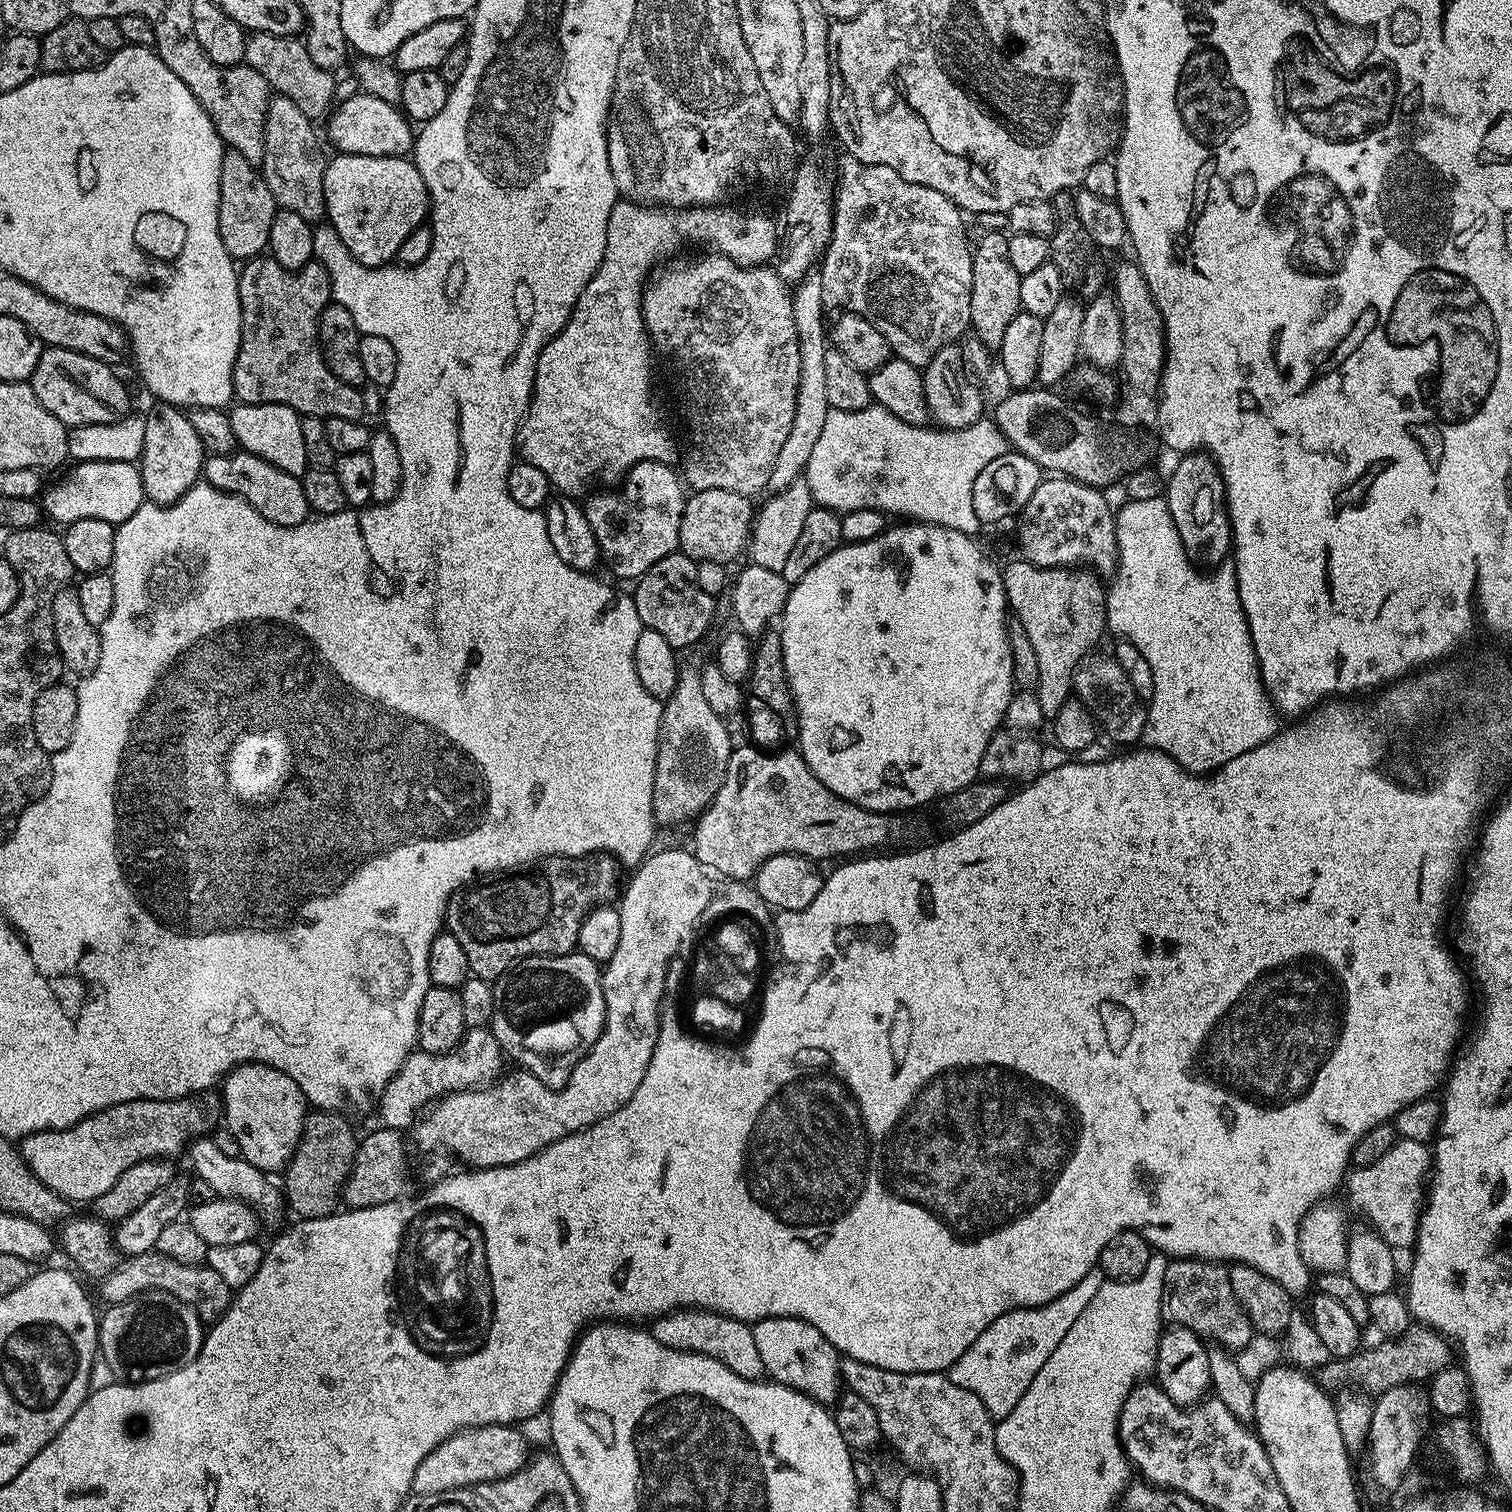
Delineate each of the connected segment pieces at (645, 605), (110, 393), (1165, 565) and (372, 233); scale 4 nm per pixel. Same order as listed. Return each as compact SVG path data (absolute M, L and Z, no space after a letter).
M677 550L666 554L666 558L654 562L650 570L641 574L634 584L636 592L631 593L638 618L645 628L662 634L662 638L666 638L666 642L670 642L670 646L677 650L698 643L707 634L708 627L716 616L717 597L702 590L696 566L697 561L691 560L685 552Z
M45 347L30 381L38 402L66 426L109 424L129 415L128 388L116 377L117 369L98 358L65 348Z
M1163 495L1160 496L1144 496L1141 500L1132 500L1129 504L1124 504L1115 513L1116 518L1116 571L1111 577L1110 583L1106 590L1106 603L1108 605L1108 623L1106 625L1109 633L1113 632L1113 637L1121 640L1128 640L1134 646L1138 646L1138 650L1146 658L1146 662L1150 662L1152 667L1152 677L1154 678L1154 690L1152 691L1150 699L1147 701L1146 707L1148 709L1148 724L1144 728L1144 734L1142 737L1143 743L1150 748L1156 748L1160 752L1165 752L1170 758L1174 758L1179 762L1185 770L1188 772L1194 772L1197 774L1211 774L1216 771L1217 768L1222 767L1226 762L1230 762L1230 758L1238 758L1238 754L1246 754L1246 750L1254 750L1258 746L1262 746L1267 742L1271 736L1276 735L1278 731L1278 725L1276 725L1276 716L1278 717L1278 709L1275 704L1272 703L1272 697L1266 689L1264 689L1264 683L1260 681L1260 667L1256 661L1256 646L1253 644L1250 638L1250 630L1248 629L1248 619L1244 613L1244 607L1242 602L1238 598L1238 581L1236 579L1236 570L1231 563L1225 562L1215 569L1216 572L1213 576L1203 576L1201 569L1197 565L1193 564L1189 560L1186 550L1182 546L1182 538L1178 534L1178 526L1174 526L1174 518L1170 518L1170 510L1168 509L1168 501Z
M336 154L324 166L324 211L327 223L332 225L338 238L350 250L359 264L367 268L391 265L400 247L412 236L412 231L430 216L430 201L426 182L418 174L415 163L403 156L359 156Z

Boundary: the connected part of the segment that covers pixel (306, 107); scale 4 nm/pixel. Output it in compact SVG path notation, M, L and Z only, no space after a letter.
M269 32L251 33L246 42L244 63L258 70L262 78L266 78L268 87L273 93L290 98L290 102L294 102L294 106L298 106L298 110L302 110L302 114L306 114L306 118L310 121L319 121L319 116L323 117L333 107L332 95L337 77L331 72L322 70L322 66L314 66L314 62L310 62L310 54L299 39L275 36Z

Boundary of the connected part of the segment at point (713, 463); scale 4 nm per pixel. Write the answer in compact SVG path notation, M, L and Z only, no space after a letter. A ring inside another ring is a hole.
M704 254L701 260L686 261L676 258L671 263L665 262L653 271L644 286L642 298L642 314L644 329L648 331L648 339L655 351L660 352L672 363L672 372L676 375L676 388L680 391L680 400L684 403L684 416L692 427L692 444L683 445L682 460L684 468L682 476L689 489L702 490L734 490L734 494L742 494L749 498L755 492L764 492L766 481L770 478L770 470L778 458L782 446L786 442L786 434L790 434L790 422L794 422L794 402L800 382L800 355L798 354L798 330L794 330L794 306L789 285L780 277L779 271L772 266L744 268L736 264L728 256ZM660 304L664 304L664 324L660 324Z

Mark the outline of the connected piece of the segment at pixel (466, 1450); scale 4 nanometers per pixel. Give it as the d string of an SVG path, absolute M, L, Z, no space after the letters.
M487 1424L481 1428L463 1428L458 1434L446 1438L446 1442L442 1442L434 1450L430 1450L430 1454L426 1454L426 1458L422 1458L418 1470L414 1470L412 1492L418 1496L433 1496L434 1494L449 1492L455 1488L465 1488L471 1484L506 1479L510 1474L523 1468L530 1459L528 1440L519 1432L520 1430L519 1427L506 1424Z

